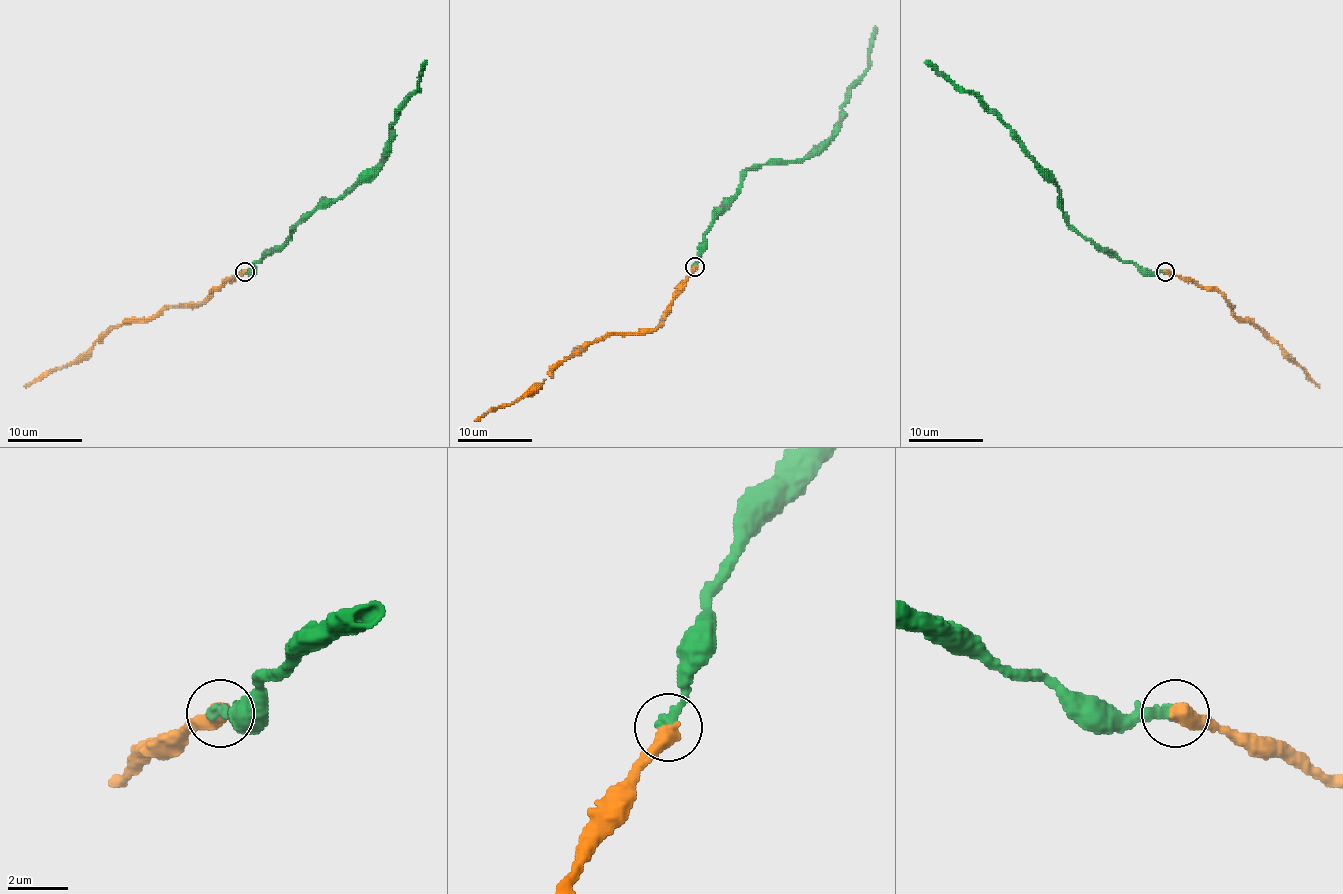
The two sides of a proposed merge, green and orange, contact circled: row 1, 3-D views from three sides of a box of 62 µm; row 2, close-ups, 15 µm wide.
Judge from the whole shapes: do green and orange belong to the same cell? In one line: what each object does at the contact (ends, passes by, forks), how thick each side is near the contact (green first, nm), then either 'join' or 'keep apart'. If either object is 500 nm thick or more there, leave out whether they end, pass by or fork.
400 nm thick on the green side, 500 nm on the other; join

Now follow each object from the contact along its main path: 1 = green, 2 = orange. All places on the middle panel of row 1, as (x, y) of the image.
1: (695, 265), (708, 226), (749, 168), (798, 162), (830, 136), (845, 97), (867, 67), (875, 26)
2: (695, 267), (669, 306), (669, 314), (652, 331), (609, 333), (579, 346), (521, 398), (474, 421)

